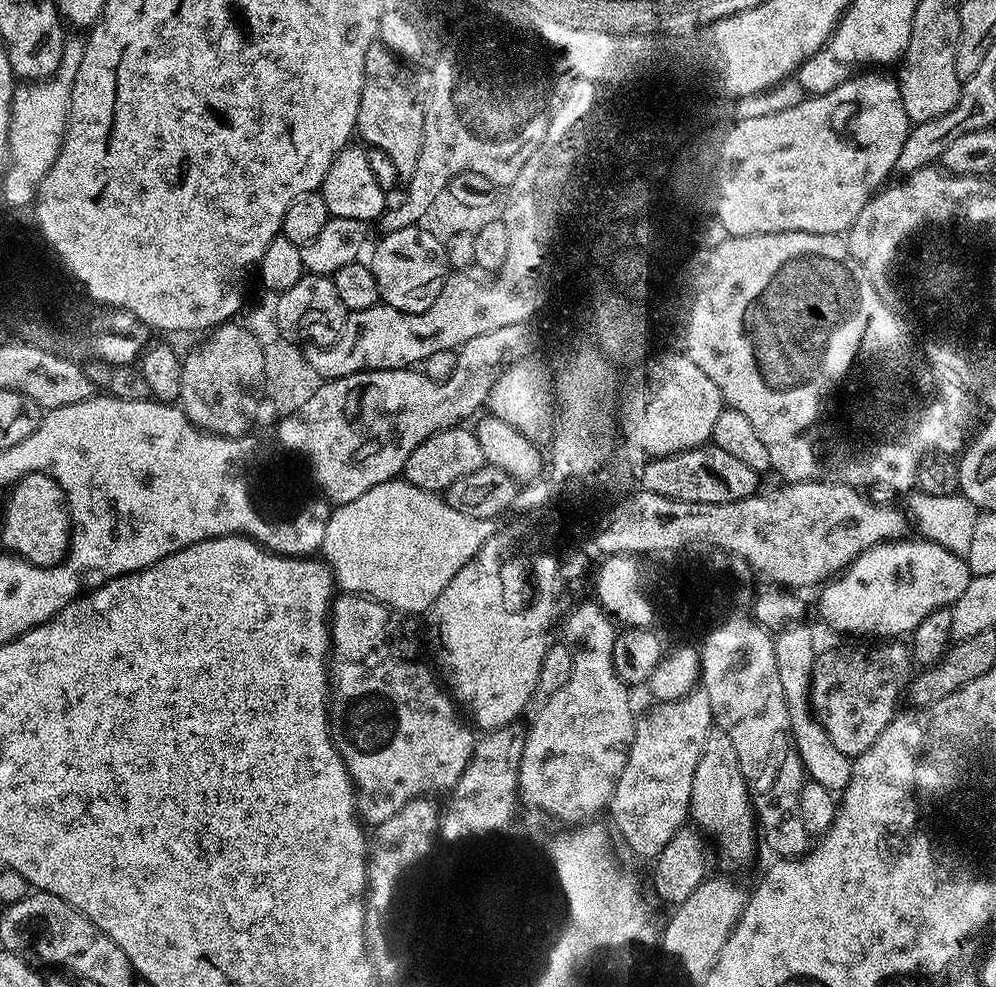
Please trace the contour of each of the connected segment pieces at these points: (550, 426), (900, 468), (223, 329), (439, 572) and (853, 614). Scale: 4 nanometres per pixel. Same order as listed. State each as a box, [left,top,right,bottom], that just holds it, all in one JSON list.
[[486,359,558,446],[672,232,978,493],[178,322,265,436],[320,479,498,614],[818,538,971,638]]

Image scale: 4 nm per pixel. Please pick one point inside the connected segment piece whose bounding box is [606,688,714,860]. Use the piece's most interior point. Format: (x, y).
(650, 803)

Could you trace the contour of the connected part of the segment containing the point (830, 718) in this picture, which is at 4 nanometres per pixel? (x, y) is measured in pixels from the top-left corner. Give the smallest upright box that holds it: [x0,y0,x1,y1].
[812,642,914,758]

